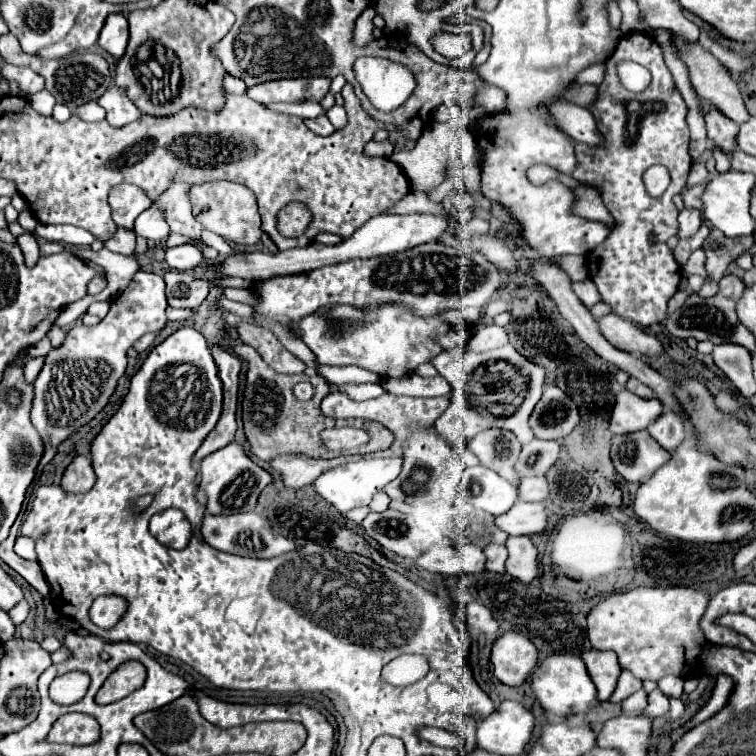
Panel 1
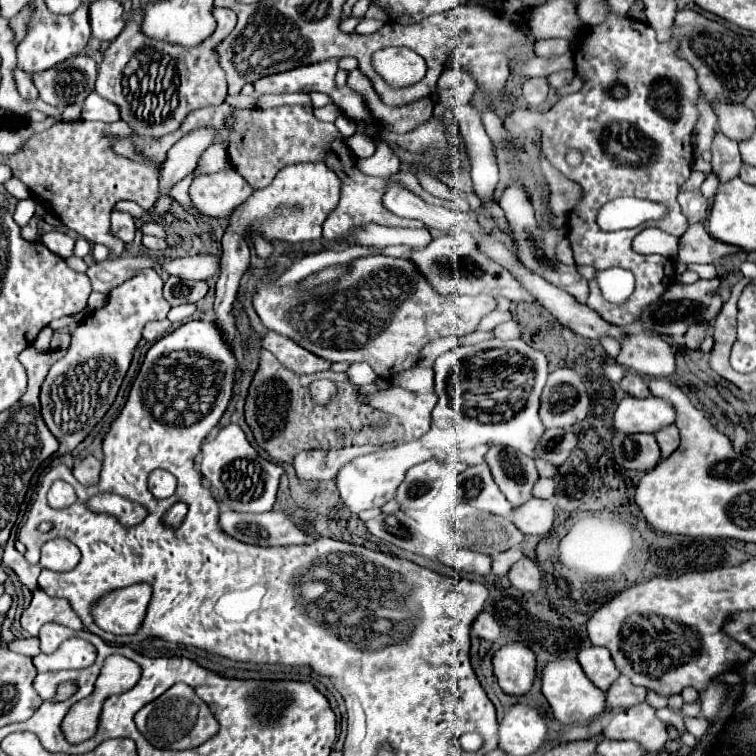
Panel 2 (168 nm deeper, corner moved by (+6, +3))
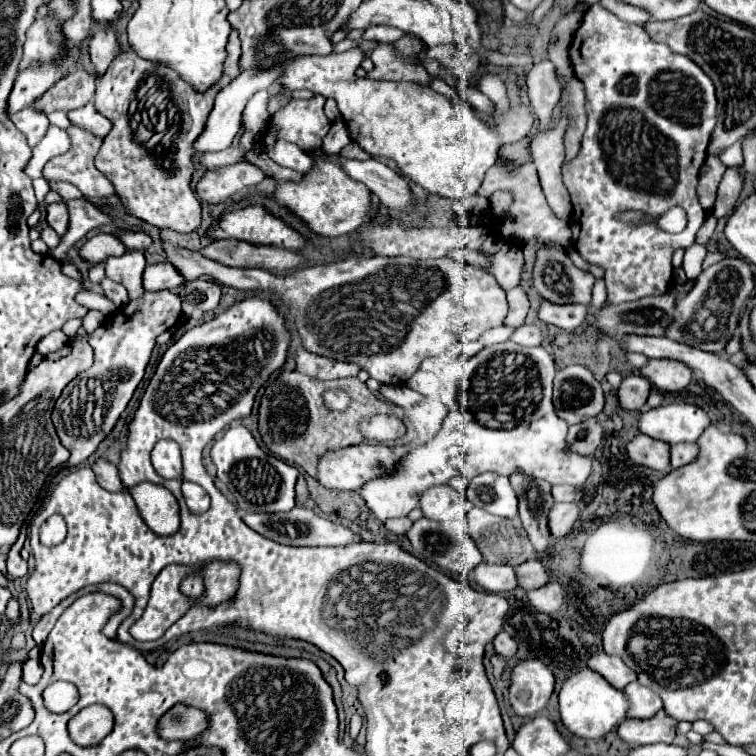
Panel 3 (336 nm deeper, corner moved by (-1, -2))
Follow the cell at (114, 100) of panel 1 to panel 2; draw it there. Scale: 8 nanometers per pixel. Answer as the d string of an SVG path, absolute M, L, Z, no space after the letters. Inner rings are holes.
M91 93L81 111L81 119L85 121L103 121L103 123L113 123L119 119L119 107L113 103L107 103L107 99L101 99L99 95Z

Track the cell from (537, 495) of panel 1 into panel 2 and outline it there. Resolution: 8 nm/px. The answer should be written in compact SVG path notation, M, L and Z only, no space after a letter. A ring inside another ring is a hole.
M541 477L539 483L535 485L535 497L539 497L539 499L551 499L553 491L555 491L555 481L553 479Z

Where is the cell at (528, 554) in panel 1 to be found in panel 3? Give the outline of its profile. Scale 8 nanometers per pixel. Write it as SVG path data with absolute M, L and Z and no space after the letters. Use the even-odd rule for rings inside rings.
M550 580L546 586L530 590L528 600L536 610L542 610L546 614L554 614L564 604L564 590L556 580Z

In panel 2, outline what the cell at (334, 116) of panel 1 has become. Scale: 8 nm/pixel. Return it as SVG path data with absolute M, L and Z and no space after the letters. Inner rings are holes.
M341 115L341 117L335 121L335 125L337 125L337 129L341 131L341 135L343 135L343 137L349 137L349 135L353 135L353 133L357 131L357 125L355 125L355 123L351 123L345 115Z

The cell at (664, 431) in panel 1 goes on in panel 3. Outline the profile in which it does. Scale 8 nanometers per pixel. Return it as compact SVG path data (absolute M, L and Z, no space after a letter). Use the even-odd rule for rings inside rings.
M672 444L670 446L670 458L672 458L672 468L680 468L690 464L698 456L698 444Z

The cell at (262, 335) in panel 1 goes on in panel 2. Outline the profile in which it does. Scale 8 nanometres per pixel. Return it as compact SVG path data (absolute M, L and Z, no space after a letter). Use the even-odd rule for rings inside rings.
M269 331L263 339L263 347L269 349L287 369L295 371L295 373L319 373L319 371L327 371L331 367L331 361L325 361L317 355L313 355L311 351L305 351L301 345L297 345L295 341Z

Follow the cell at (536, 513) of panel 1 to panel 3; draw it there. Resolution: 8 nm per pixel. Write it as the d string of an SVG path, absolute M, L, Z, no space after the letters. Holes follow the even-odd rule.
M554 504L550 508L550 534L554 538L566 536L578 518L576 504Z

